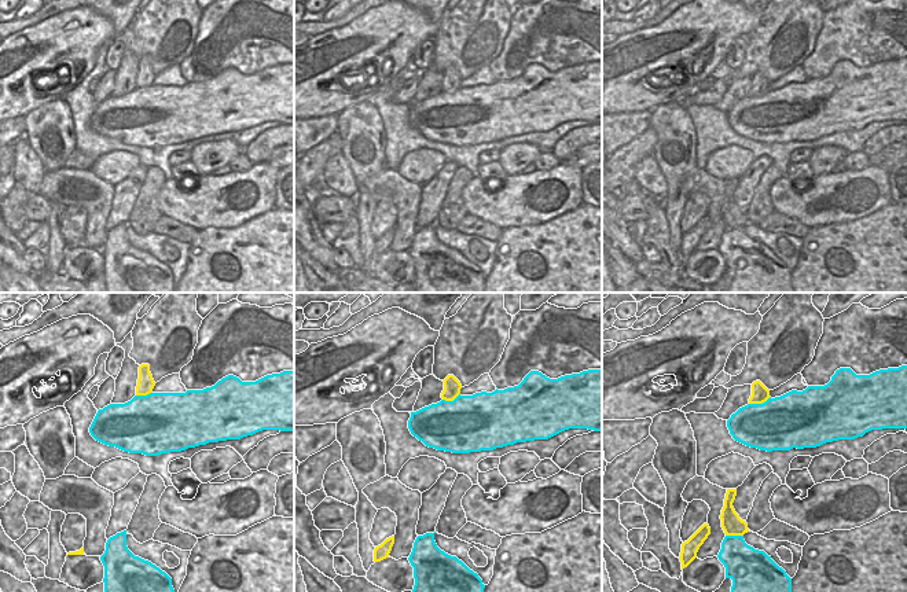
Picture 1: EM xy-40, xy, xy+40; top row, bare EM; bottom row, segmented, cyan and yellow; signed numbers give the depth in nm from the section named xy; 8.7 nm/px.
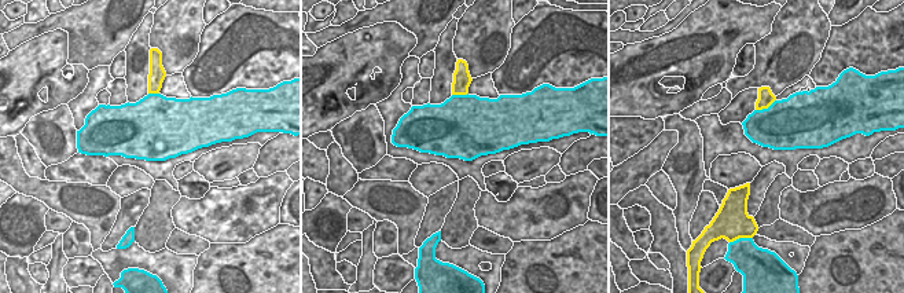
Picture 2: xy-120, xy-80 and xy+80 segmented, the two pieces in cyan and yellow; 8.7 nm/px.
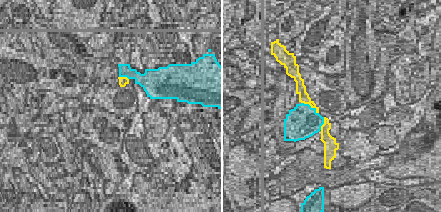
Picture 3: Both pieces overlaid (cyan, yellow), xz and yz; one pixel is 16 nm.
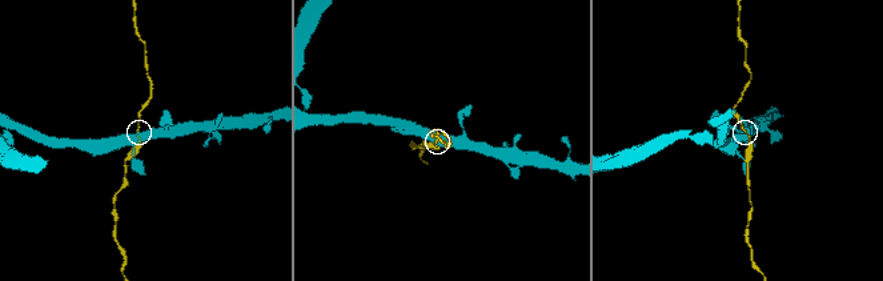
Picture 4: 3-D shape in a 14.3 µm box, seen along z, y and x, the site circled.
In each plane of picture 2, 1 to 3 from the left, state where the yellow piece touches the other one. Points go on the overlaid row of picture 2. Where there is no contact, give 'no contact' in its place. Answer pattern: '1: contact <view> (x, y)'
1: contact xy-120 (154, 94)
2: contact xy-80 (459, 95)
3: contact xy+80 (741, 238)

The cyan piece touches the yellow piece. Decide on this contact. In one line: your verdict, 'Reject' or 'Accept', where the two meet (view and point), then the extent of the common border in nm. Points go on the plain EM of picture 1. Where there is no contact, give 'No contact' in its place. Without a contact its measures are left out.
Accept. Touches cyan at xy+40 (759, 96). Shared border 200 nm

